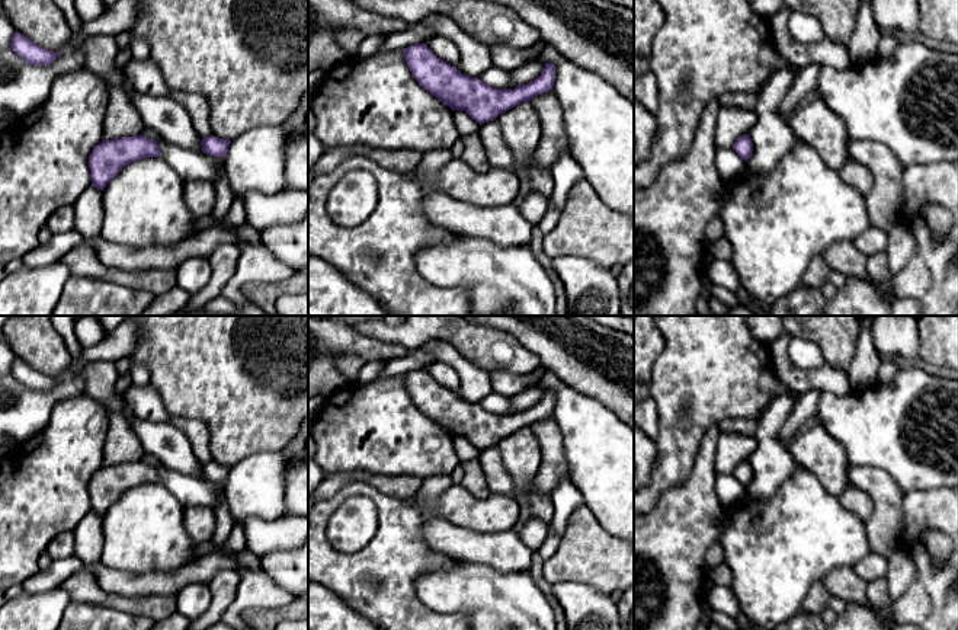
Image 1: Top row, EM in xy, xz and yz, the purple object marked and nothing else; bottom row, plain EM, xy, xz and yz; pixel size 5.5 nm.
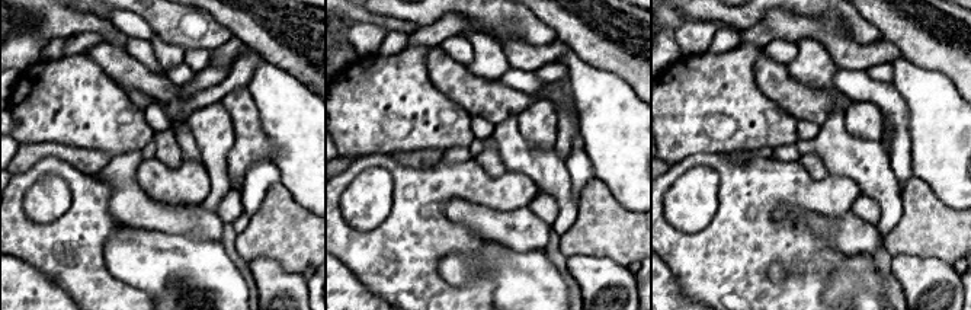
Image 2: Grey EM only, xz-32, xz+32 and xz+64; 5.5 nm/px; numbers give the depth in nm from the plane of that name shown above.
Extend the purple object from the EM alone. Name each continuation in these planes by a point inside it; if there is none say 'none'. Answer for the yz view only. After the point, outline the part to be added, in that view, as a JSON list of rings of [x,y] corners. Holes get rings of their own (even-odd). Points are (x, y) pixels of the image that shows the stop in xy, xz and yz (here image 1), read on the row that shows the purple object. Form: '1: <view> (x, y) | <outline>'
none

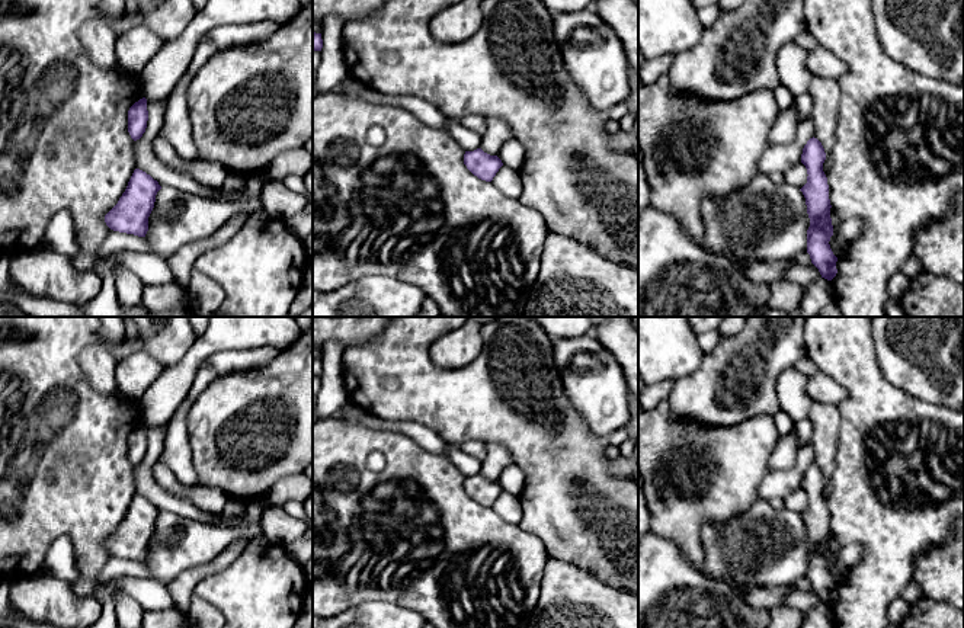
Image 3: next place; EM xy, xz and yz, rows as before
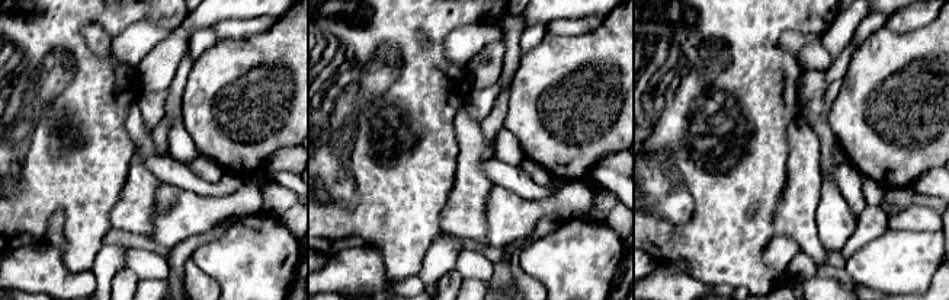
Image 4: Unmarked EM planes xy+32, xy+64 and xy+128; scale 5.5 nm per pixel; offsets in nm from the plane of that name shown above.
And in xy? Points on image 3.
none

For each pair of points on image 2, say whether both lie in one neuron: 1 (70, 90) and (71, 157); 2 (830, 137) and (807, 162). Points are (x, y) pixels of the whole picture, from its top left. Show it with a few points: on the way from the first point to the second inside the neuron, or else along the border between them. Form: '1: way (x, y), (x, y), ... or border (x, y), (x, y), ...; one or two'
1: border (38, 141), (98, 149), (105, 153); two
2: border (803, 153), (816, 153), (829, 173); two

